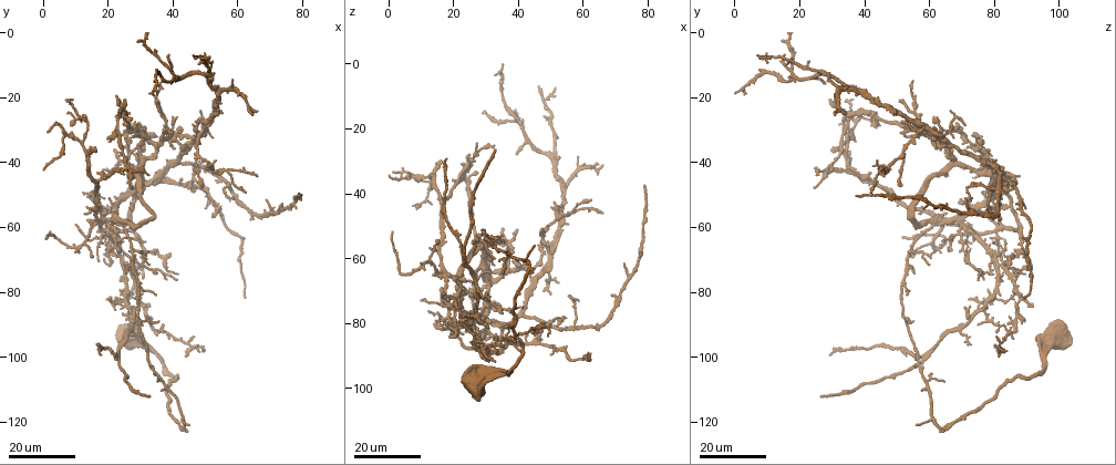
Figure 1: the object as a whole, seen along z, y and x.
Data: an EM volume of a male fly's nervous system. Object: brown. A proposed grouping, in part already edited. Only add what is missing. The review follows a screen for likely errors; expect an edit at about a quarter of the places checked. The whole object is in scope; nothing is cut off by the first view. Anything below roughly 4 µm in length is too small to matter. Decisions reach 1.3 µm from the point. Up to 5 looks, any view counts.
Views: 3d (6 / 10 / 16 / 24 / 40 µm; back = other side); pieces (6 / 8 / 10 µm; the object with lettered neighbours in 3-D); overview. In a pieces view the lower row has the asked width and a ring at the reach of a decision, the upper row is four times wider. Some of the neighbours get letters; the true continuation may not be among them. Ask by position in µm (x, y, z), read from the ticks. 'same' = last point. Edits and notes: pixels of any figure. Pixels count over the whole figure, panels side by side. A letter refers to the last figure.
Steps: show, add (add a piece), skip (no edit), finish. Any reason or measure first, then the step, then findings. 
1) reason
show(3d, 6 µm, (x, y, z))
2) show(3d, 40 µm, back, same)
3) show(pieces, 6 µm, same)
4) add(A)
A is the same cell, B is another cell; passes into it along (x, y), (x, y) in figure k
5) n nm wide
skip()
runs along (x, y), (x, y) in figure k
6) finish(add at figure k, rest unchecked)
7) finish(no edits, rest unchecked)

show(3d, 16 µm, (62, 81, 89))

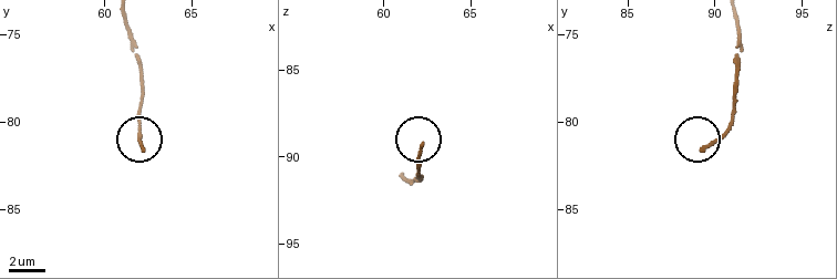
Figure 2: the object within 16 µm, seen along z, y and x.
show(pieces, 6 µm, (62.2, 81.5, 89.3))

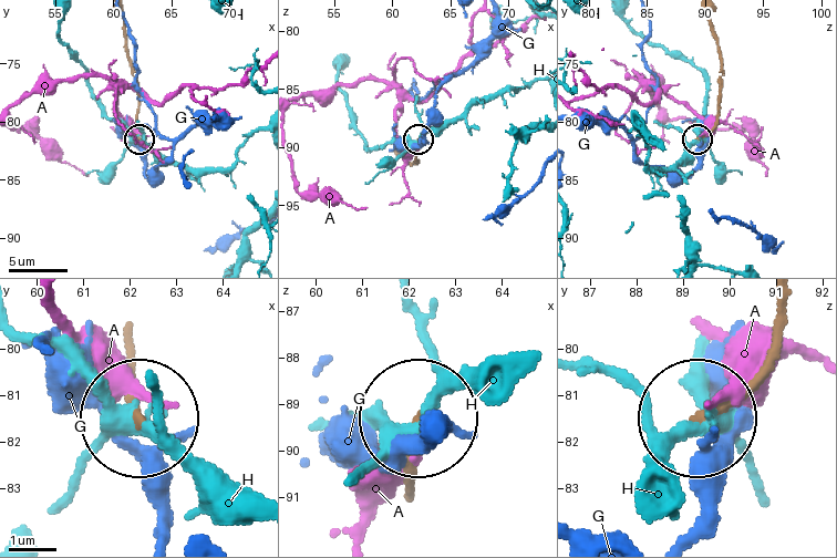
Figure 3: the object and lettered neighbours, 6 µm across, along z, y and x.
skip()
A, G and H are other cells; no lettered piece goes on from it

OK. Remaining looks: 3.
show(3d, 24 µm, (44, 100, 81))

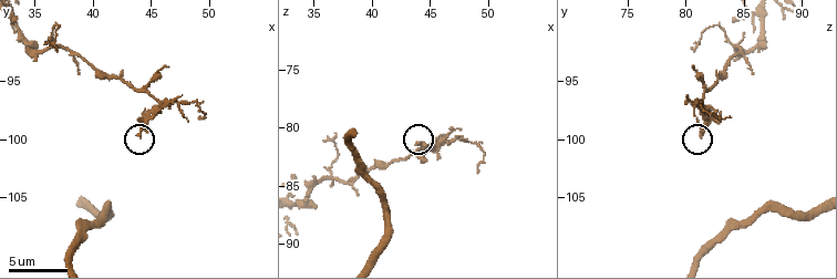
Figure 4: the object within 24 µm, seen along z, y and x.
show(pieces, 8 µm, (43.8, 99.8, 81.2))

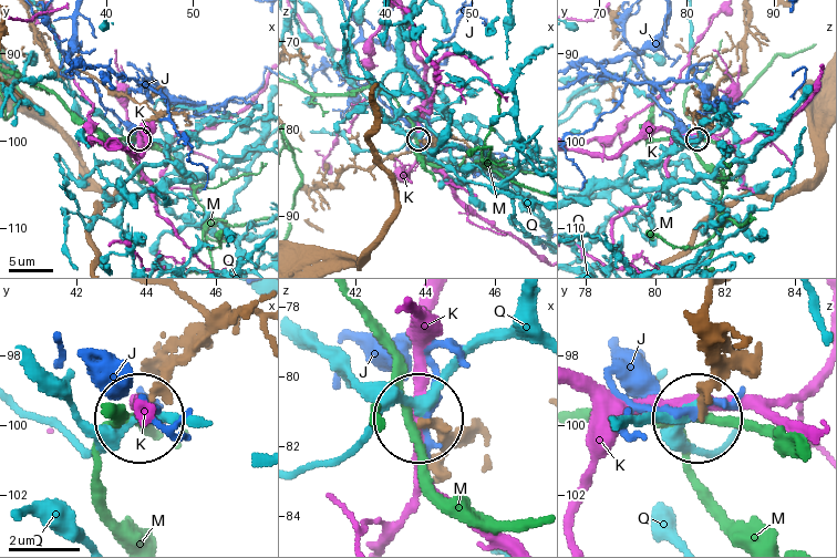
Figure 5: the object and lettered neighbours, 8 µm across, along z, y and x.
skip()
J, K, M and Q are other cells; runs along (709, 303), (717, 374), (703, 407) in figure 5; no lettered piece goes on from it

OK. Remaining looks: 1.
finish(no edits, rest unchecked)

